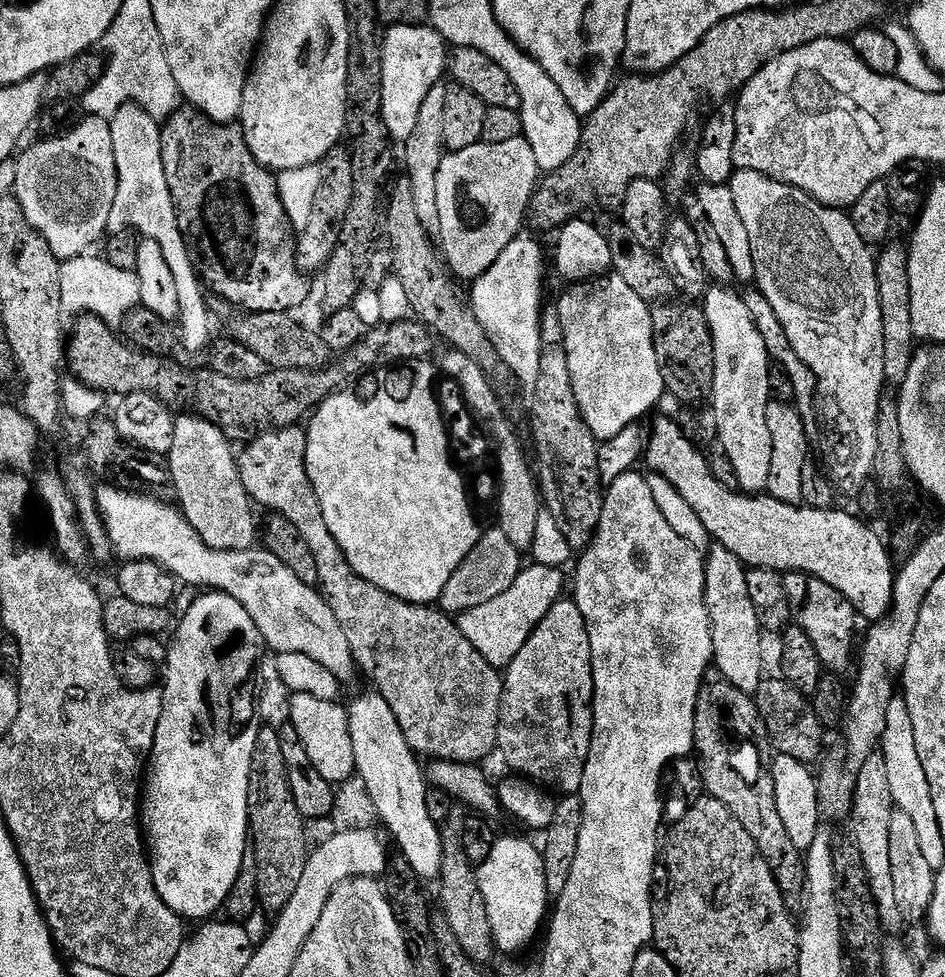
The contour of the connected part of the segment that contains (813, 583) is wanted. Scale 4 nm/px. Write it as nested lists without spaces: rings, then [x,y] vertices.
[[[805,572],[787,573],[784,576],[784,585],[795,623],[806,634],[806,638],[814,642],[814,650],[818,650],[818,658],[824,663],[825,669],[832,674],[844,674],[848,663],[851,660],[853,663],[854,645],[858,640],[858,617],[854,606],[850,606],[850,602],[846,602],[846,598],[842,598],[842,594],[834,590],[834,586],[826,586],[826,582]]]

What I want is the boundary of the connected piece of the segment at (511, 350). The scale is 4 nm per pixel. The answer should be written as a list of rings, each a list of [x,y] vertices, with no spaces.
[[[527,234],[517,236],[502,254],[498,254],[498,262],[479,276],[471,288],[470,307],[495,346],[501,365],[505,369],[508,367],[524,386],[531,386],[538,378],[538,366],[542,363],[540,352],[544,349],[540,333],[540,313],[546,303],[544,252],[539,242],[531,240]]]

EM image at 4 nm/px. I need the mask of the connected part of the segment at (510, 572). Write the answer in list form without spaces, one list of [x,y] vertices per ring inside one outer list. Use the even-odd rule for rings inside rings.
[[[499,526],[485,531],[479,542],[466,554],[462,566],[450,574],[450,582],[446,582],[446,590],[442,590],[438,601],[439,607],[449,614],[459,614],[466,610],[474,610],[485,602],[498,598],[505,590],[514,586],[514,578],[518,578],[522,567],[522,554],[511,544],[510,538],[502,534]]]

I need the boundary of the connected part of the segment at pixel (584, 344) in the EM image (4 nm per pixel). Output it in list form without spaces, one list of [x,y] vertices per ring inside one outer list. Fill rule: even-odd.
[[[614,274],[597,276],[594,280],[573,283],[560,300],[555,301],[562,318],[562,334],[566,362],[570,362],[570,378],[574,382],[574,398],[582,410],[582,418],[597,441],[603,442],[622,434],[626,426],[637,423],[666,393],[666,382],[658,366],[658,354],[654,354],[652,337],[652,308],[622,278]]]

